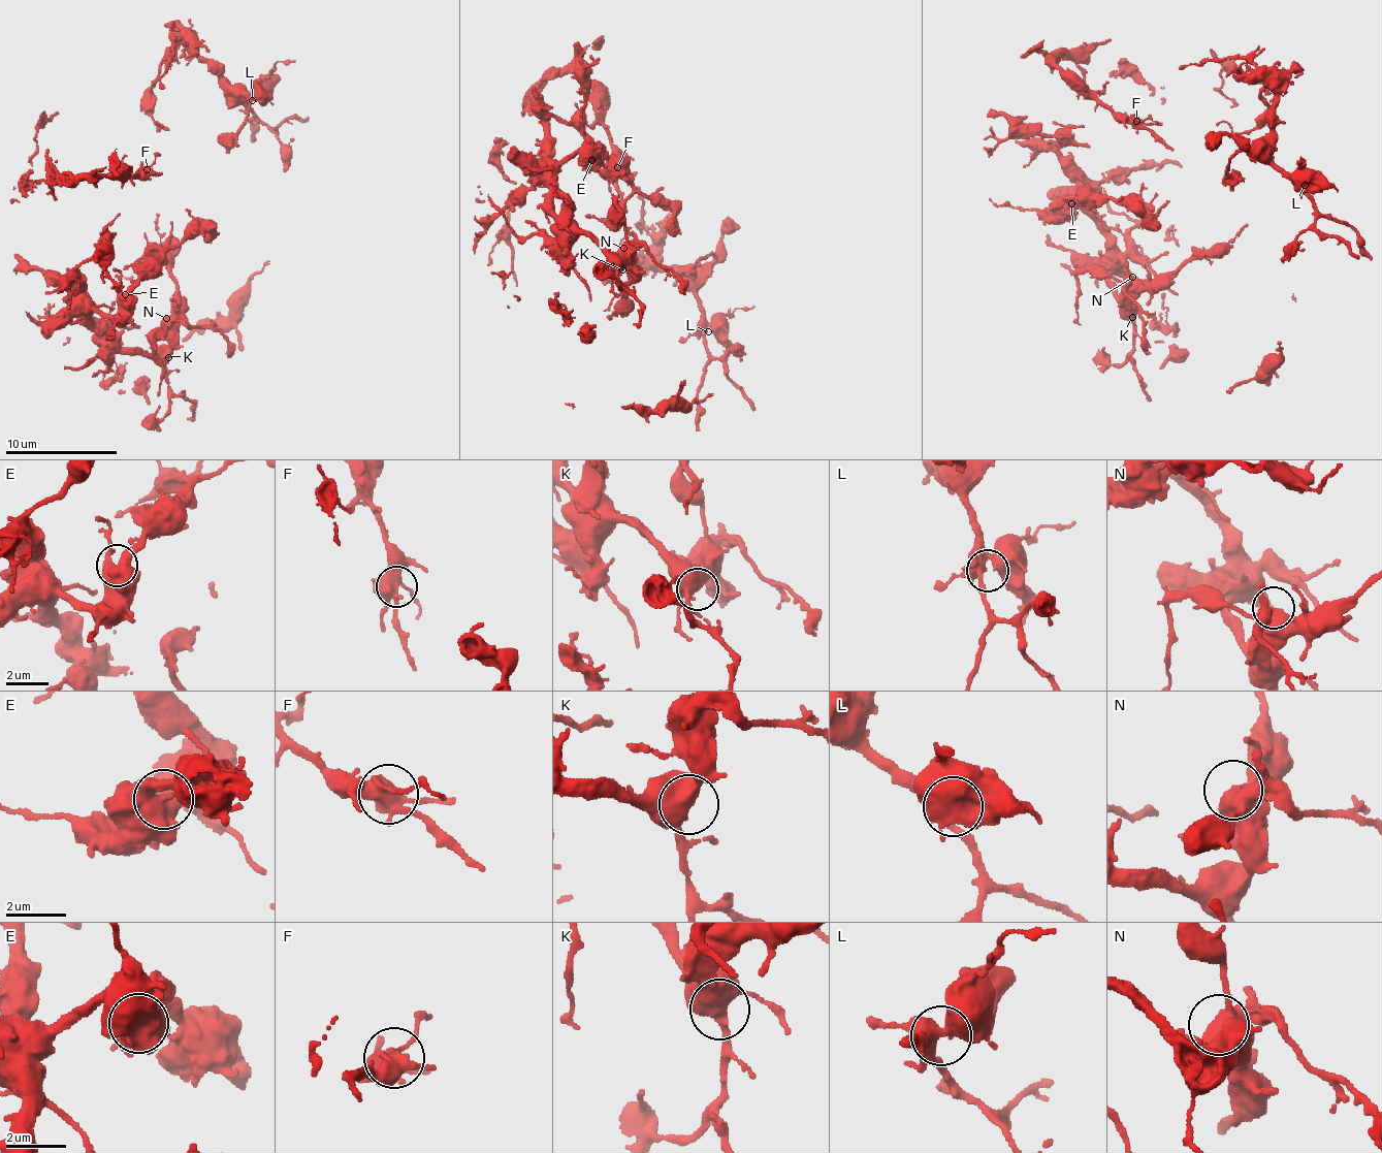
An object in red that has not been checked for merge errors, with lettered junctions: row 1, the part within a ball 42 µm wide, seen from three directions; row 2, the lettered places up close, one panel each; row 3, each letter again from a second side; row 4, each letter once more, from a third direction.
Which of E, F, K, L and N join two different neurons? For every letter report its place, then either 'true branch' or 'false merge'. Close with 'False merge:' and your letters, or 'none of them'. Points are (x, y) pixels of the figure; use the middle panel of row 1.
E: (591, 160) | true branch
F: (617, 167) | true branch
K: (622, 269) | true branch
L: (708, 331) | true branch
N: (623, 248) | true branch
False merge: none of them

